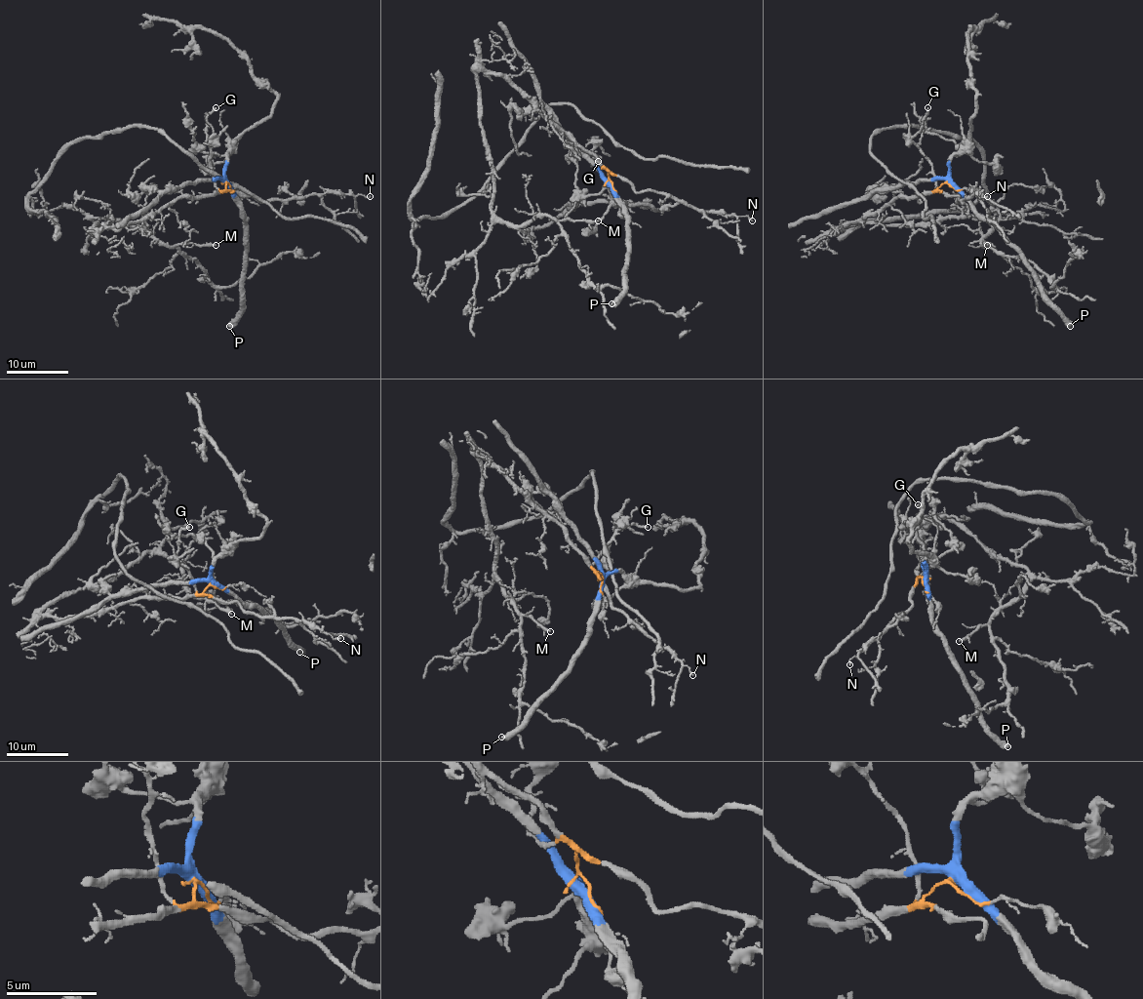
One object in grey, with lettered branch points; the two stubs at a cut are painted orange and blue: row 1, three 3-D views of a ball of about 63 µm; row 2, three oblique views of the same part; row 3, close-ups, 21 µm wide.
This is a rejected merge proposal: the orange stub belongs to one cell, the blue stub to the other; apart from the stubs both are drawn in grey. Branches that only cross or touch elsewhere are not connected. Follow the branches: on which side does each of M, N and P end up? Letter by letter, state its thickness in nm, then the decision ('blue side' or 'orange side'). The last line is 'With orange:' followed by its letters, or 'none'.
M: calibre 170 nm; orange side
N: calibre 140 nm; orange side
P: calibre 500 nm; blue side
With orange: M, N

